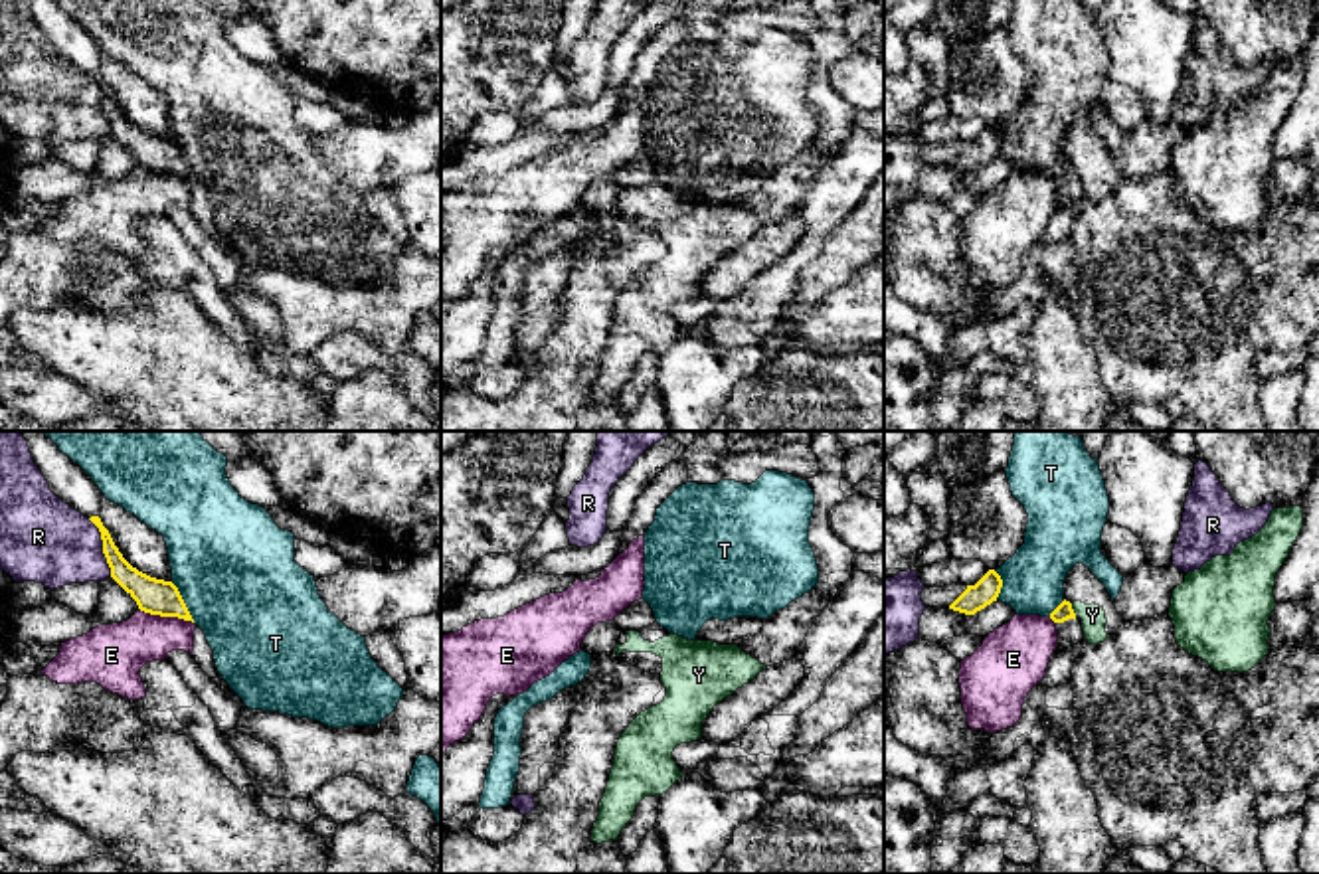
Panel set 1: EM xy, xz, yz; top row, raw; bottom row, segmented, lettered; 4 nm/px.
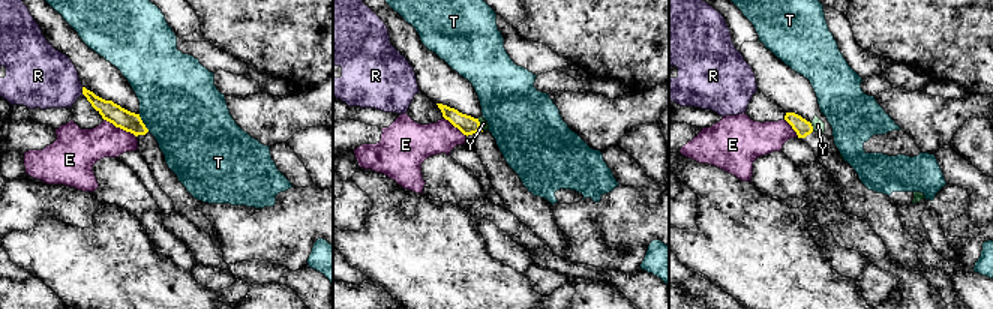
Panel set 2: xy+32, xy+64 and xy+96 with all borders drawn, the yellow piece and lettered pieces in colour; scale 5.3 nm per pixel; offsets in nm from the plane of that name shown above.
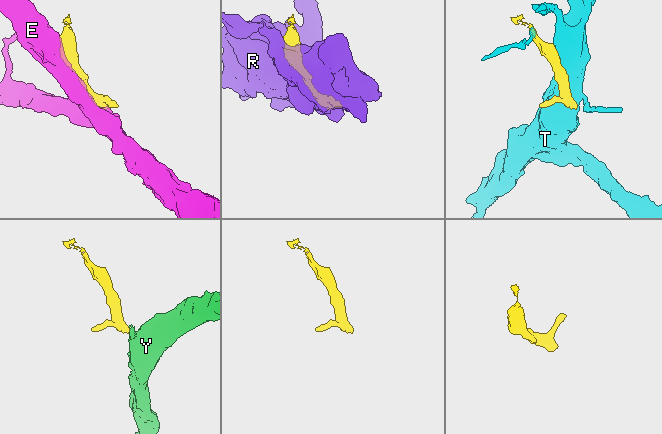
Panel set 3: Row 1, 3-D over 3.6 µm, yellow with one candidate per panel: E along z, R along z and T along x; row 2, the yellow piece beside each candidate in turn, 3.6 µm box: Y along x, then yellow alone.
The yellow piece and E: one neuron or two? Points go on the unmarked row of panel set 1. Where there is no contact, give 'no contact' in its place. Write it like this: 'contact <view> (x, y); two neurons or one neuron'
contact xy (167, 173); two neurons

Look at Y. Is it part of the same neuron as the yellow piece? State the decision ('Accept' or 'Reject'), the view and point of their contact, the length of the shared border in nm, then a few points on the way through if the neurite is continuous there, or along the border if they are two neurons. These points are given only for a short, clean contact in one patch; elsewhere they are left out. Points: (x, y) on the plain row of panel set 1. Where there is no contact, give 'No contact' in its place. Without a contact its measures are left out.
Reject. Touches yellow at yz (1072, 167). Shared border 60 nm. Boundary: yz (1070, 161), (1076, 173)

